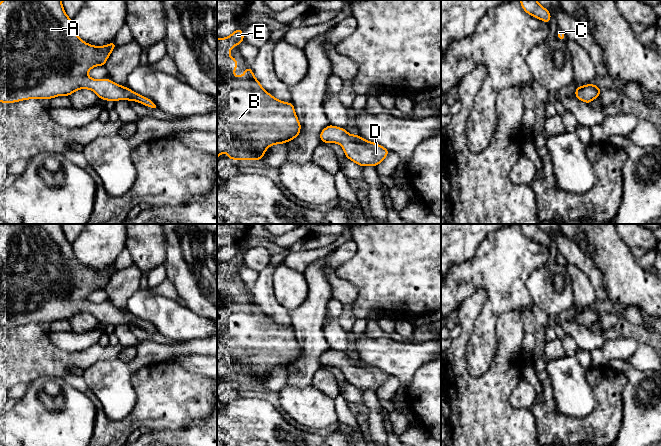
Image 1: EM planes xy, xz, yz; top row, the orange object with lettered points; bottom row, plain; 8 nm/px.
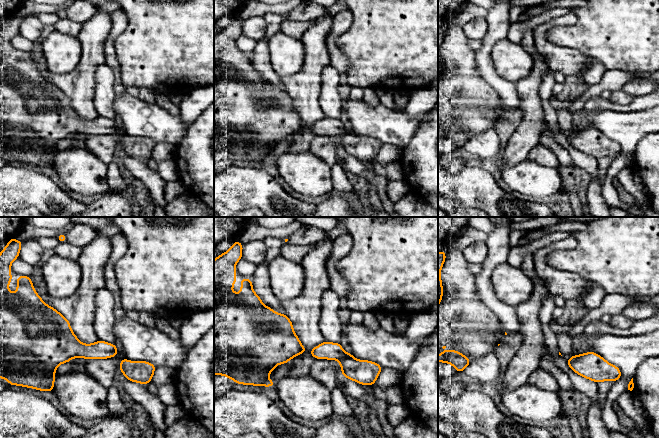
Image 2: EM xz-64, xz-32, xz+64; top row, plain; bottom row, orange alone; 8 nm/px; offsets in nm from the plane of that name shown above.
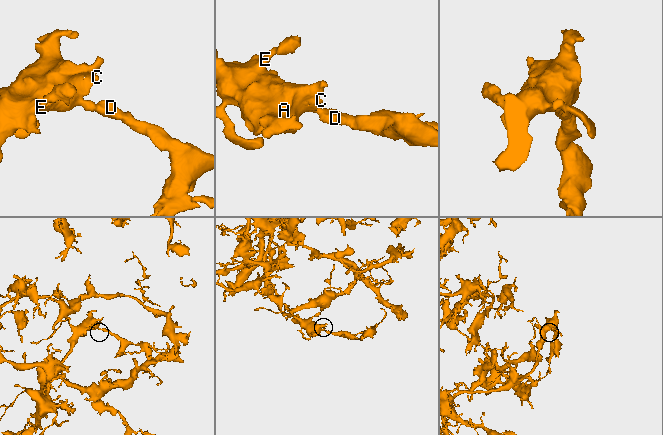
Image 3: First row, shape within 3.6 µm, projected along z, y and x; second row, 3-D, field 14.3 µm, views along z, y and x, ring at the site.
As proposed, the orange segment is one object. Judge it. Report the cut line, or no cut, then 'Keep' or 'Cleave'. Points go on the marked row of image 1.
No split. Keep

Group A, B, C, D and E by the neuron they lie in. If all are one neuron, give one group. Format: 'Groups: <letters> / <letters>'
Groups: A B C D E

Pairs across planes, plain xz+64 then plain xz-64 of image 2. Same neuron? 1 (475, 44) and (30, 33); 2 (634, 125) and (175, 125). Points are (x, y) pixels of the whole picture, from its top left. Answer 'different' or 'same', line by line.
1: different
2: same

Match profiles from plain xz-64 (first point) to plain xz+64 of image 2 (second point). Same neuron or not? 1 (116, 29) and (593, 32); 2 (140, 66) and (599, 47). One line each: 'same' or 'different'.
1: different
2: same

